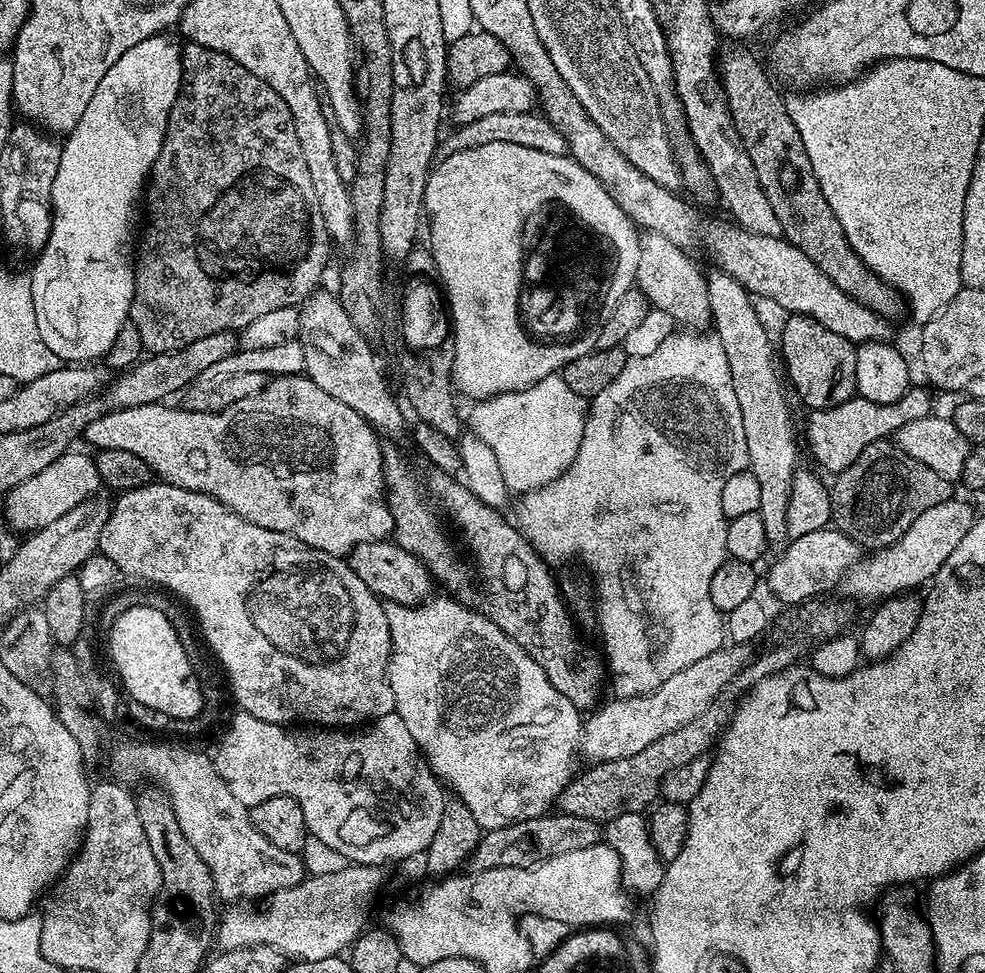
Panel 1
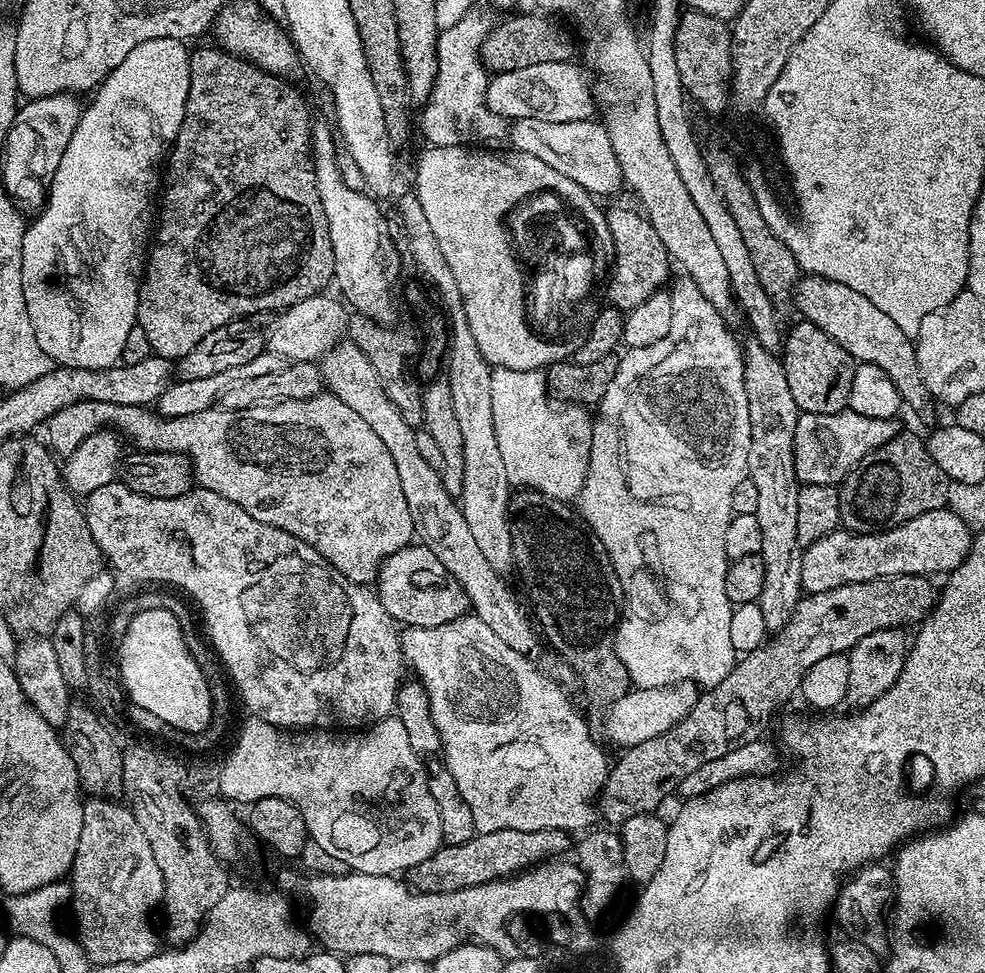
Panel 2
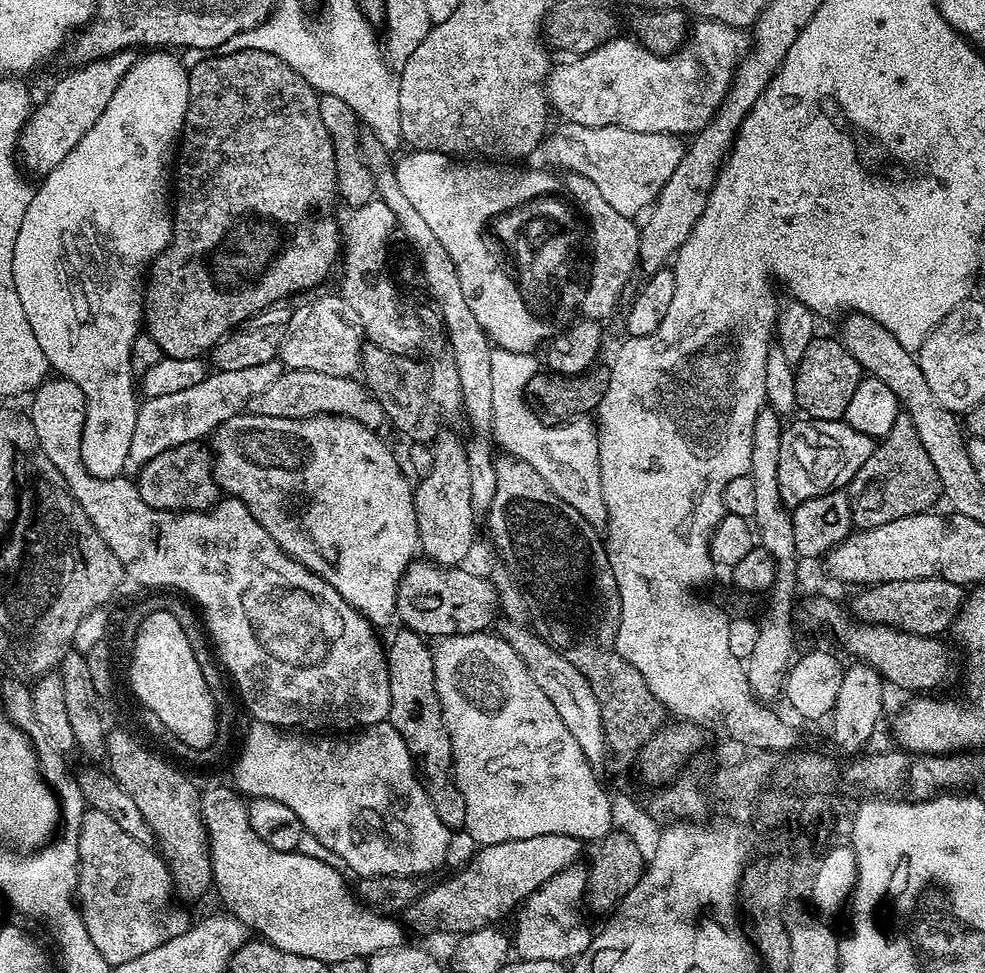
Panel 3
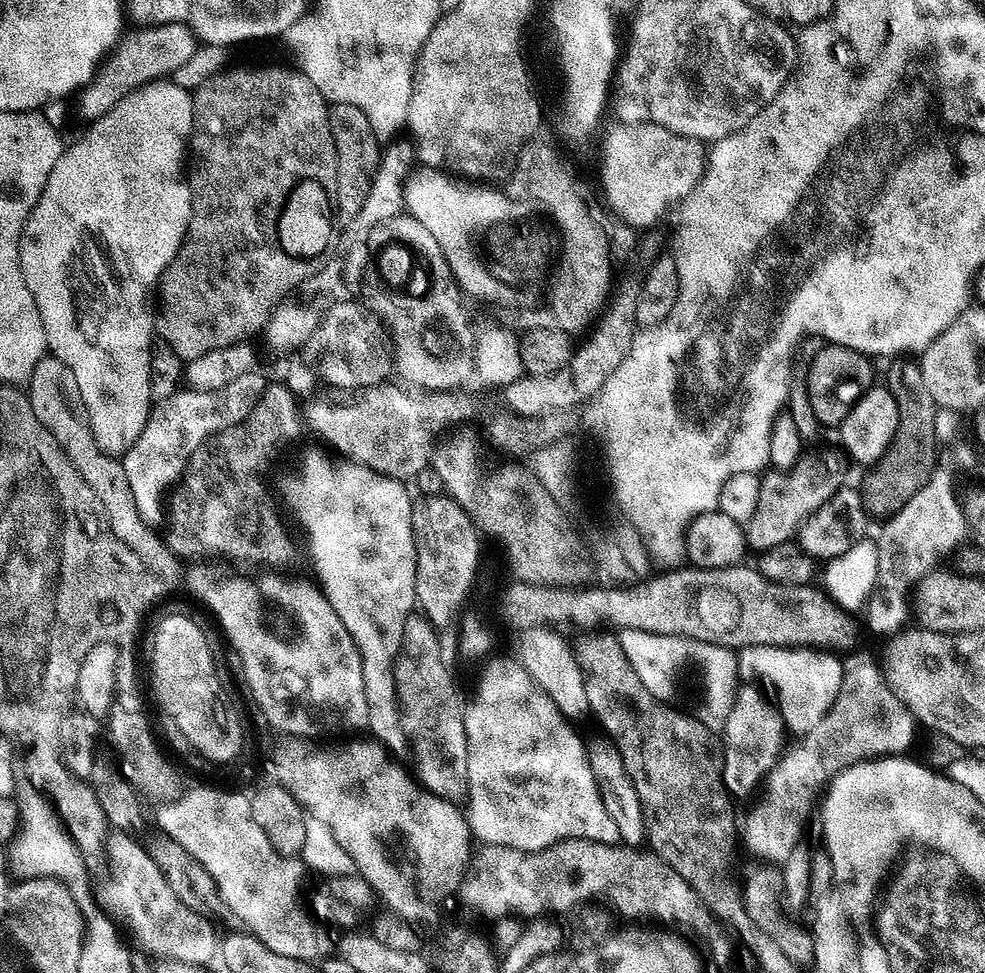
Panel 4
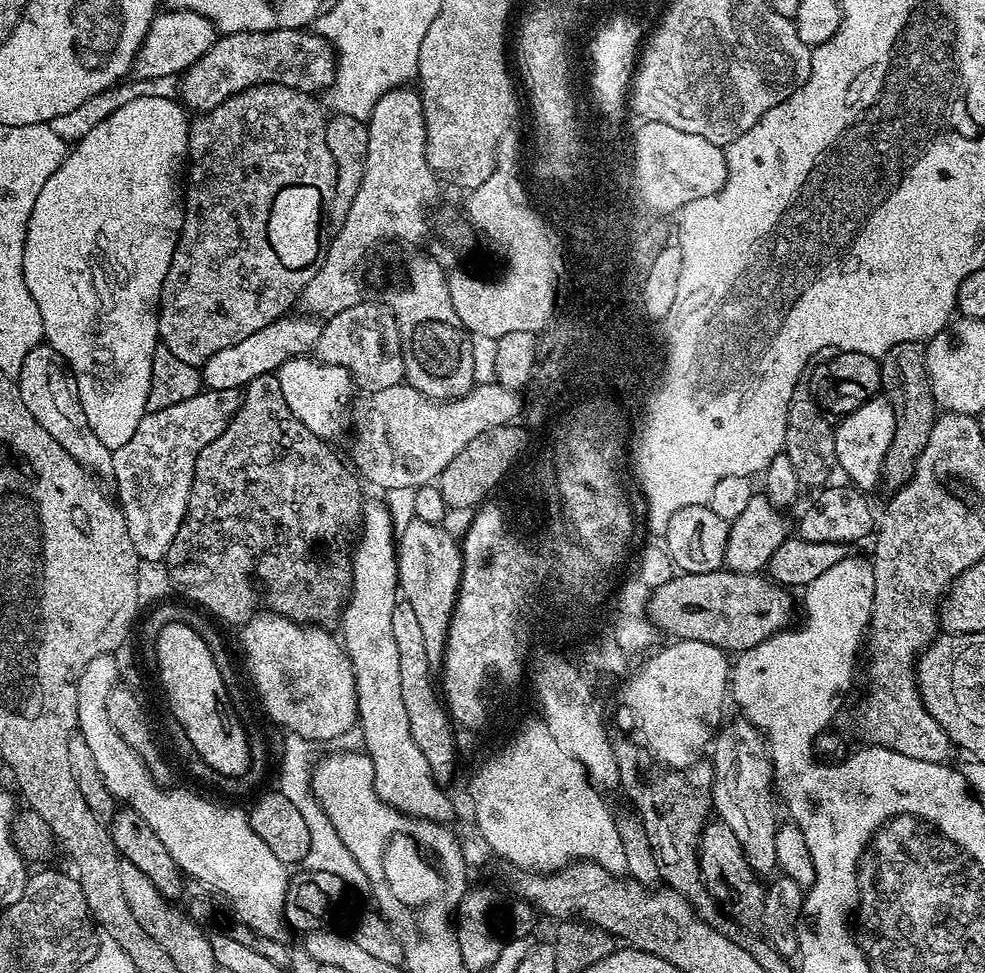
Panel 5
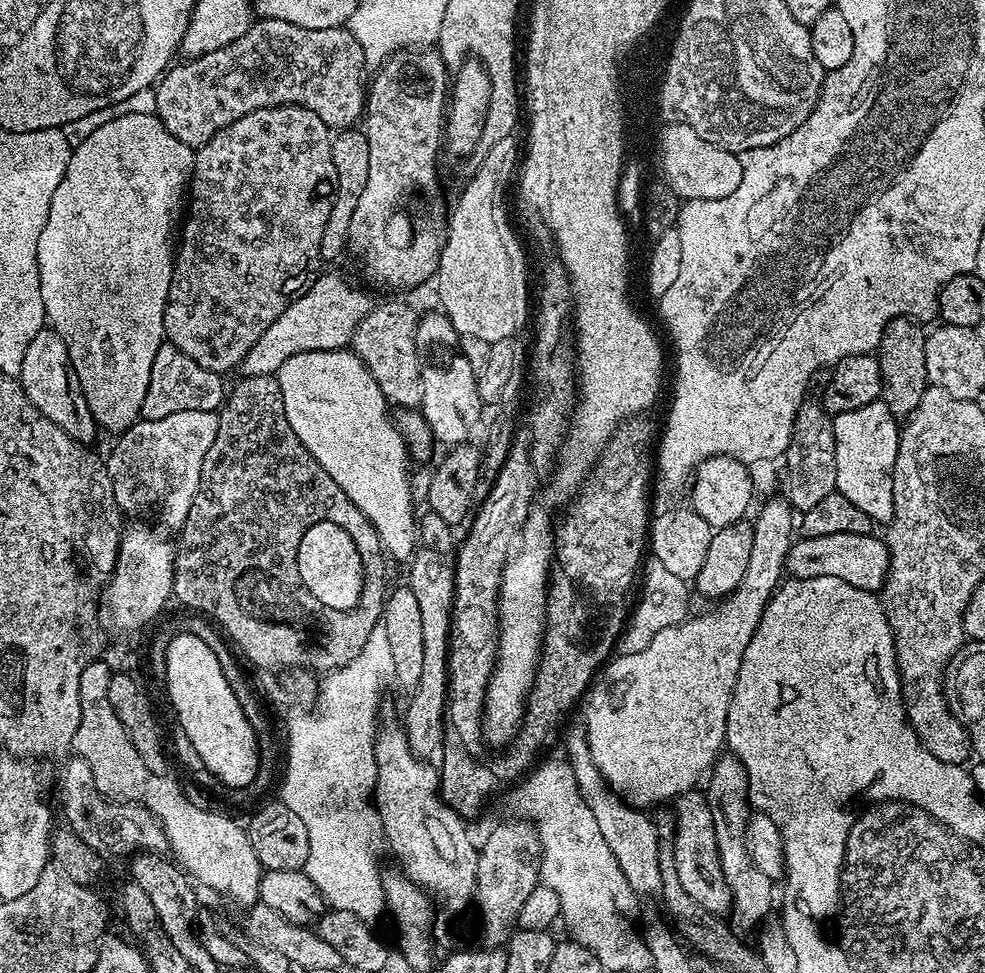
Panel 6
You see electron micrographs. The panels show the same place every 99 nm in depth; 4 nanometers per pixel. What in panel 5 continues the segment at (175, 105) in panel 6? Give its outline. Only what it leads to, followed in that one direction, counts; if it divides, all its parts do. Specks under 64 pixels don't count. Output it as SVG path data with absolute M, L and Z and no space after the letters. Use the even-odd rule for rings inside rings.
M283 28L261 32L229 32L221 35L216 44L202 54L202 58L198 58L198 62L194 62L194 66L183 73L179 81L179 99L185 109L203 114L226 102L226 98L259 84L281 84L294 90L320 94L332 87L335 77L336 49L327 40L317 36L315 31Z

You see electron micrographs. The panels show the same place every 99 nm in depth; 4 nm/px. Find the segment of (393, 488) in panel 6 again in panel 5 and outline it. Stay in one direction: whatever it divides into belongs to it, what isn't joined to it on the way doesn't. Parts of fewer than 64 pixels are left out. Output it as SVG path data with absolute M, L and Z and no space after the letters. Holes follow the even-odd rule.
M297 356L295 360L287 360L275 375L282 386L282 398L286 398L286 406L290 406L294 418L298 418L306 430L333 438L343 430L344 424L346 428L346 413L353 399L354 385L352 375L345 368L317 363L308 356Z

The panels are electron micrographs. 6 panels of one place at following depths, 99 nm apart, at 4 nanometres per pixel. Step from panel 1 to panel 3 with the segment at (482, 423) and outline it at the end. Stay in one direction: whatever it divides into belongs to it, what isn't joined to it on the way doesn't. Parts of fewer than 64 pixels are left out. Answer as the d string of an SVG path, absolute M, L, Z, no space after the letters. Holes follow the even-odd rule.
M493 347L490 354L490 371L493 387L494 414L492 415L491 439L498 445L501 453L515 456L517 460L526 462L546 478L546 486L562 498L562 502L570 502L586 522L590 522L597 530L608 523L606 502L602 502L602 474L598 462L598 434L596 424L588 416L578 416L563 422L545 422L528 407L526 393L528 383L541 371L542 364L531 352L511 352L505 348Z

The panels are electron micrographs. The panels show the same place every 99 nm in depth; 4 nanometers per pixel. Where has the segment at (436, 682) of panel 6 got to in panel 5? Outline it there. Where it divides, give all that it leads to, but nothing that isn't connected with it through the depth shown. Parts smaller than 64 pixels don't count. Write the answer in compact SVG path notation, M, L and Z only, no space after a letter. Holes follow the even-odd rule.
M410 519L404 534L397 541L397 564L399 566L399 589L403 599L414 609L426 645L426 658L436 670L445 659L448 624L456 605L460 588L463 549L443 525Z

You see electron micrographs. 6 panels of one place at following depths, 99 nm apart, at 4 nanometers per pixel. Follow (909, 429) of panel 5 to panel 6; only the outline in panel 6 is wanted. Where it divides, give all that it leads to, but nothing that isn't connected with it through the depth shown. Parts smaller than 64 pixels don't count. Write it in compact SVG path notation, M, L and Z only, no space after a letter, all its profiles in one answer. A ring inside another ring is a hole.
M907 316L894 318L884 328L878 349L880 373L882 374L882 390L880 391L884 405L897 418L907 417L922 402L922 394L930 386L926 374L926 342L925 329L920 329L915 319Z

